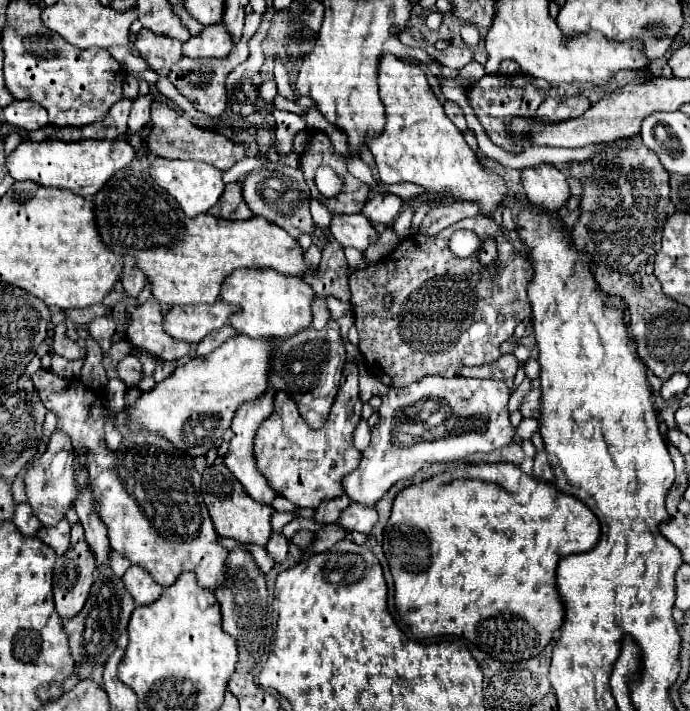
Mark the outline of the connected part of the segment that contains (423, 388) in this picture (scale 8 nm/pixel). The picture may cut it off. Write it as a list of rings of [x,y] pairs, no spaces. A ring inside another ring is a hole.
[[[423,377],[409,387],[389,389],[379,407],[379,423],[373,427],[373,439],[369,447],[363,451],[363,459],[359,469],[343,479],[343,489],[351,497],[353,503],[375,505],[391,485],[401,479],[413,477],[427,463],[445,463],[445,461],[461,461],[473,453],[491,453],[503,449],[515,441],[515,427],[509,421],[509,389],[503,381],[493,379],[465,379],[465,377]]]

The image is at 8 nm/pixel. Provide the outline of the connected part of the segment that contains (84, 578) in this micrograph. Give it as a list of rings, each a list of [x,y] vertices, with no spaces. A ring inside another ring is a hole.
[[[73,525],[71,547],[53,569],[53,595],[59,617],[71,619],[81,611],[93,585],[95,559],[83,539],[83,527]]]

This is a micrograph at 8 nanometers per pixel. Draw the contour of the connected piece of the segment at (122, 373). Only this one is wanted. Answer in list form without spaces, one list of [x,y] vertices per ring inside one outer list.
[[[127,355],[119,367],[117,367],[117,373],[119,373],[119,379],[127,385],[127,387],[133,387],[141,381],[143,377],[143,371],[141,371],[141,361],[133,355]]]

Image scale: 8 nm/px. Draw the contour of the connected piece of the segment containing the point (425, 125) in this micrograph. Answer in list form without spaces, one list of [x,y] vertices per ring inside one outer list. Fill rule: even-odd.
[[[381,55],[379,63],[379,97],[385,105],[385,131],[369,139],[369,149],[375,157],[379,179],[383,183],[417,183],[429,191],[431,197],[451,193],[459,201],[475,201],[483,215],[503,201],[507,185],[505,179],[487,171],[475,151],[465,143],[459,131],[445,115],[443,105],[431,91],[425,73],[417,63],[397,59],[395,55]]]

